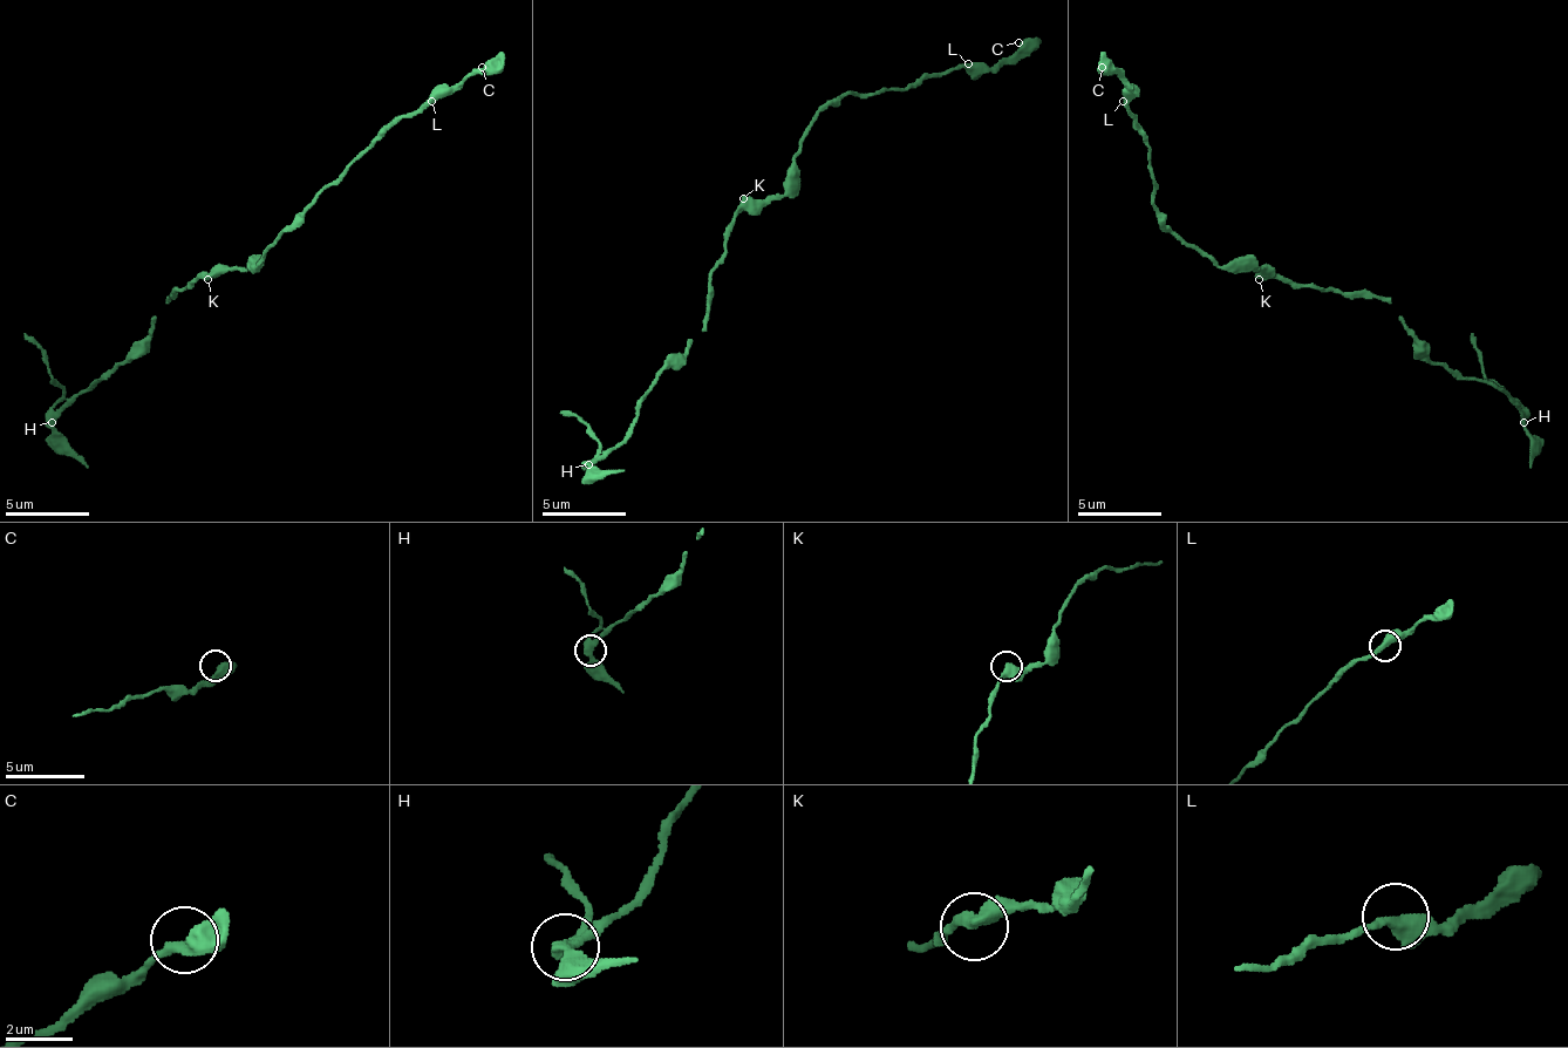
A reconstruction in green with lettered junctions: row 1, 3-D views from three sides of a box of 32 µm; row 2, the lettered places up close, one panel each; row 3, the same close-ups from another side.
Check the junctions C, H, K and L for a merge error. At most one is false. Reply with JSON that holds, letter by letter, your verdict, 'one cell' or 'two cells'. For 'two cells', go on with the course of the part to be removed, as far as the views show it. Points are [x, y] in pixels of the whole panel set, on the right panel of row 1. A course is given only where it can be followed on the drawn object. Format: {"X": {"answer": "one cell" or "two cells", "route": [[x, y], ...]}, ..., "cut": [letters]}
{"C": {"answer": "one cell"}, "H": {"answer": "two cells", "route": [[1525, 422], [1525, 410], [1483, 372], [1483, 355], [1470, 334]]}, "K": {"answer": "one cell"}, "L": {"answer": "one cell"}, "cut": ["H"]}

